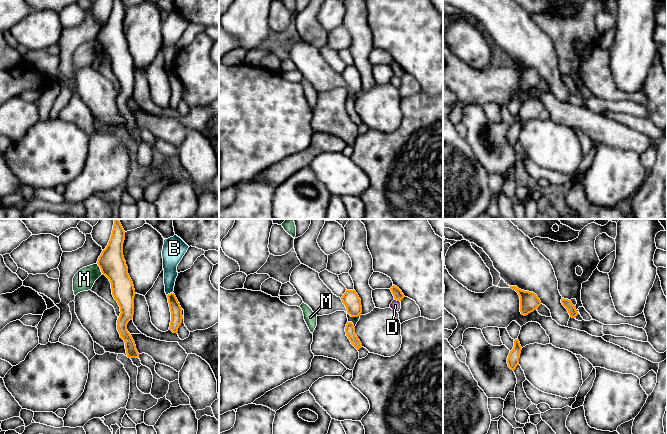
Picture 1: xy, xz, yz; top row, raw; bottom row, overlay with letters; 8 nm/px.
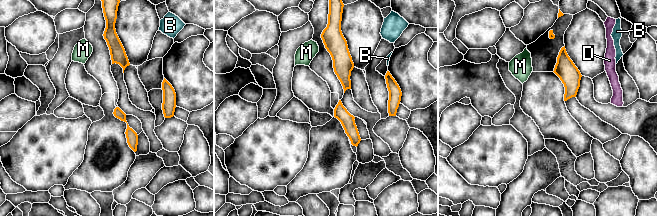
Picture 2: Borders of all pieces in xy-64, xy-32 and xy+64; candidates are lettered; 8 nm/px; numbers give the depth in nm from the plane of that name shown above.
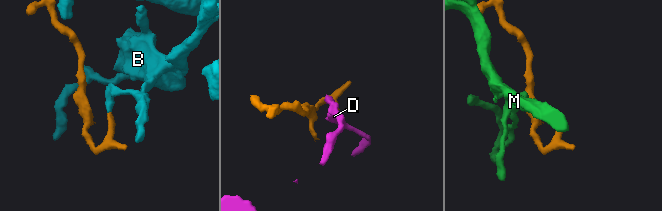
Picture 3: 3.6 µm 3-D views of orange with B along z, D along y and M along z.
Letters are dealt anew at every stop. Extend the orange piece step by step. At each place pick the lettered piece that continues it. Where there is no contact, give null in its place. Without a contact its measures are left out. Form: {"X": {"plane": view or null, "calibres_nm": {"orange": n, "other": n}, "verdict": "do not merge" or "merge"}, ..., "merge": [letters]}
{"B": {"plane": "xy", "calibres_nm": {"orange": 100, "other": 130}, "verdict": "do not merge"}, "D": {"plane": "xz", "calibres_nm": {"orange": 80, "other": 80}, "verdict": "do not merge"}, "M": {"plane": "xy", "calibres_nm": {"orange": 200, "other": 170}, "verdict": "do not merge"}, "merge": []}

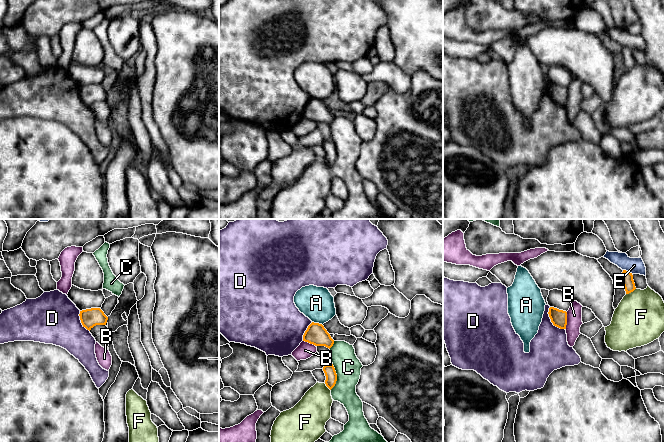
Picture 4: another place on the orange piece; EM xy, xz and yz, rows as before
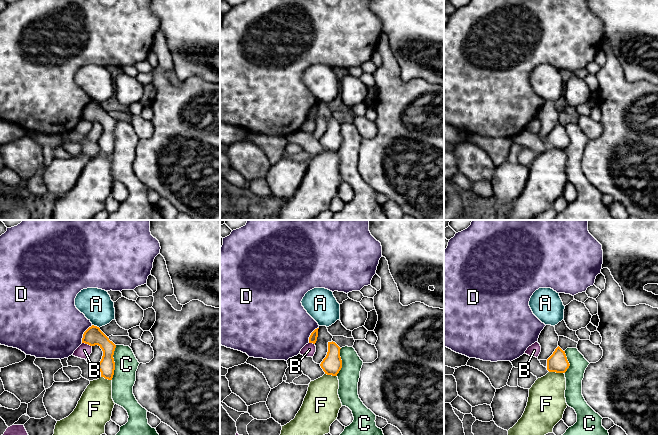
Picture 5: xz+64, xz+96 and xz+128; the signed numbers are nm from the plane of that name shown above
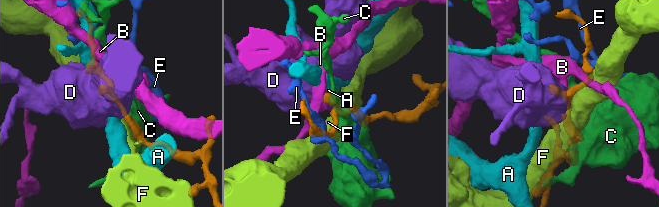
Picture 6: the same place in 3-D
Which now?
{"A": {"plane": "xz", "calibres_nm": {"orange": 170, "other": 260}, "verdict": "do not merge"}, "B": {"plane": "yz", "calibres_nm": {"orange": 130, "other": 130}, "verdict": "do not merge"}, "C": {"plane": "xz", "calibres_nm": {"orange": 100, "other": 200}, "verdict": "do not merge"}, "D": {"plane": "yz", "calibres_nm": {"orange": 130, "other": 320}, "verdict": "do not merge"}, "E": {"plane": "yz", "calibres_nm": {"orange": 90, "other": 130}, "verdict": "do not merge"}, "F": {"plane": "yz", "calibres_nm": {"orange": 90, "other": 400}, "verdict": "do not merge"}, "merge": []}

